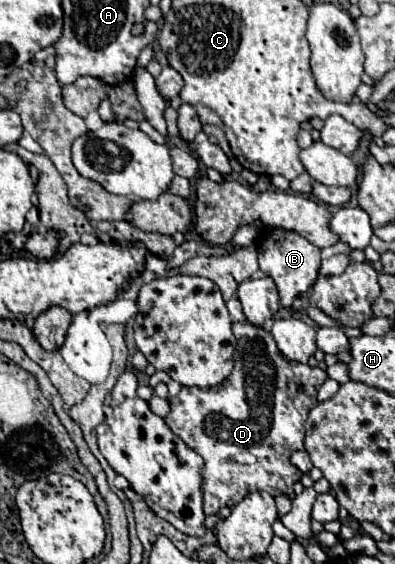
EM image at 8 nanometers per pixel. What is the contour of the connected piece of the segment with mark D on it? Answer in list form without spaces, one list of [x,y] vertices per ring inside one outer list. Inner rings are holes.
[[[235,322],[231,326],[235,336],[235,352],[233,352],[233,372],[213,388],[197,388],[197,386],[183,386],[177,396],[169,398],[171,412],[165,418],[165,424],[171,428],[175,436],[179,436],[191,450],[195,450],[203,458],[201,468],[201,492],[203,492],[203,512],[205,516],[217,514],[223,506],[233,508],[239,504],[245,494],[255,490],[265,490],[271,496],[285,494],[291,500],[295,498],[293,484],[301,480],[301,470],[295,468],[289,458],[295,450],[303,448],[305,438],[305,420],[309,410],[317,404],[317,390],[327,380],[327,374],[319,368],[311,368],[307,364],[289,362],[279,354],[271,332],[251,322]],[[297,384],[303,386],[303,392],[297,390]]]

